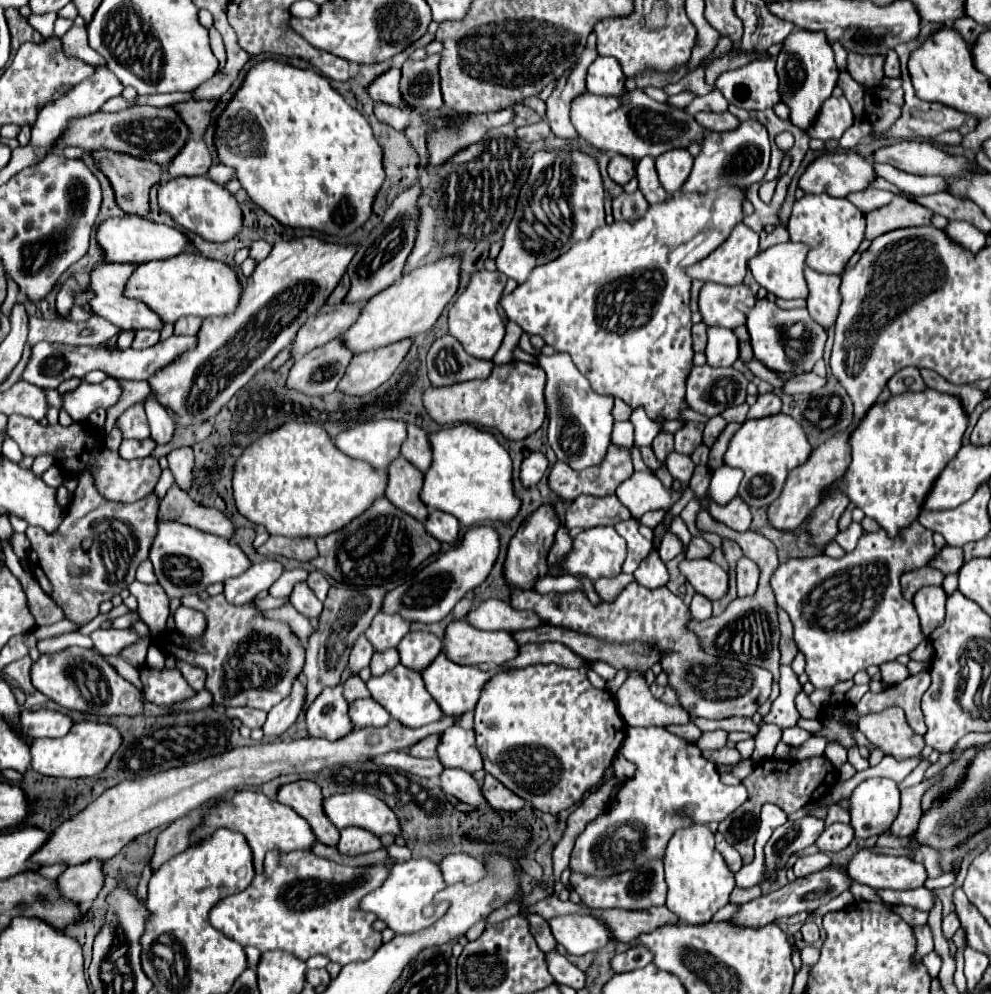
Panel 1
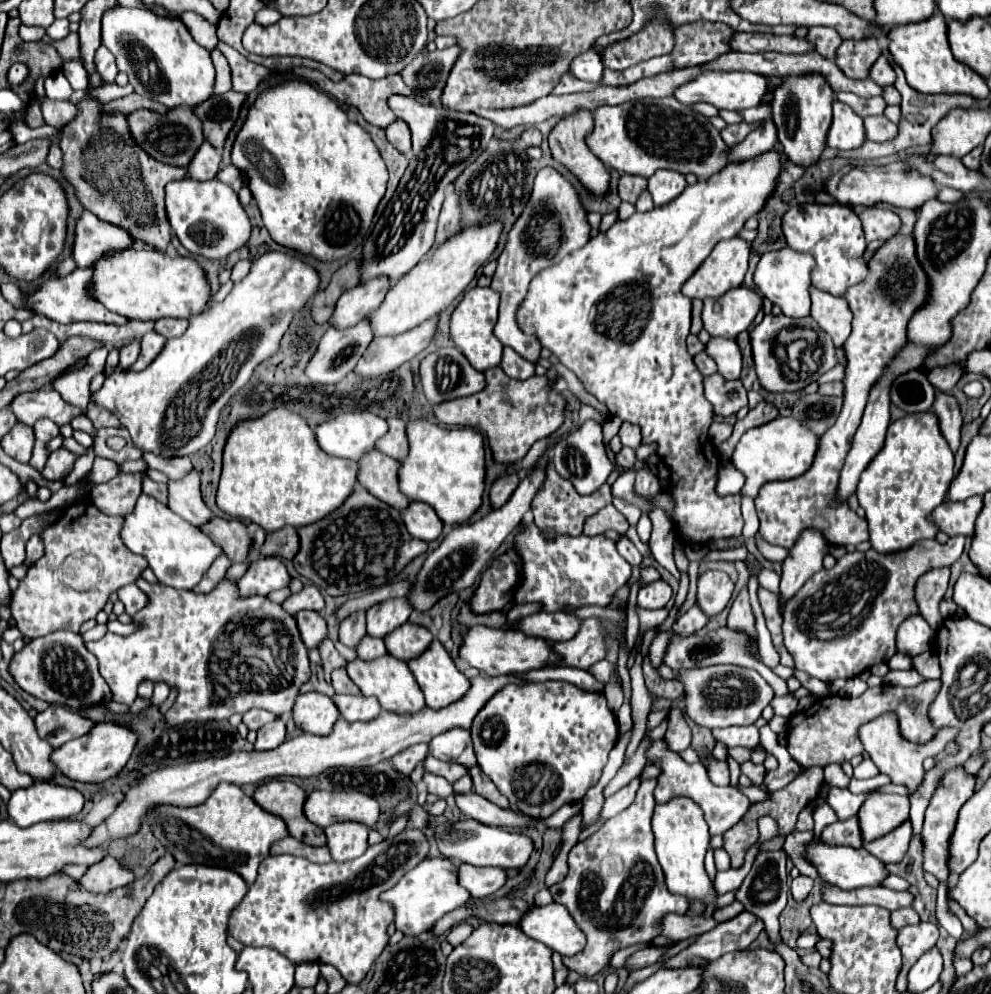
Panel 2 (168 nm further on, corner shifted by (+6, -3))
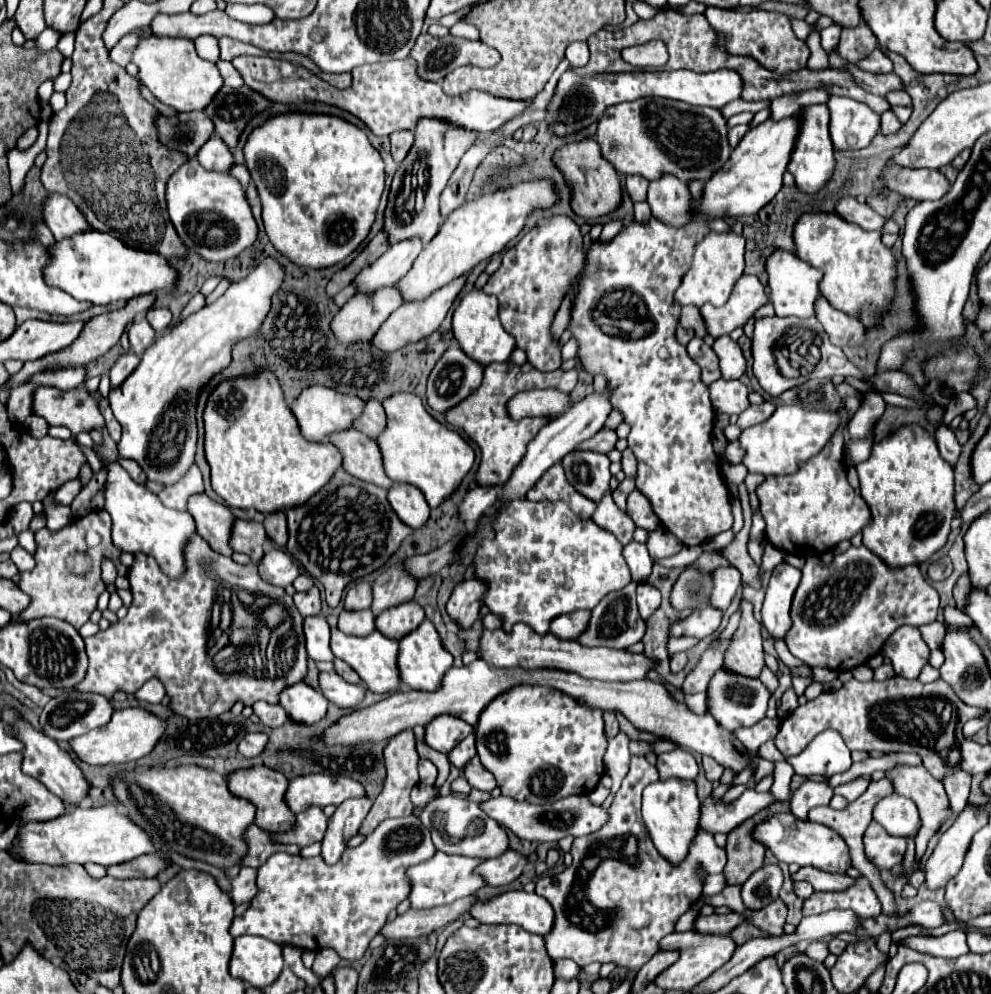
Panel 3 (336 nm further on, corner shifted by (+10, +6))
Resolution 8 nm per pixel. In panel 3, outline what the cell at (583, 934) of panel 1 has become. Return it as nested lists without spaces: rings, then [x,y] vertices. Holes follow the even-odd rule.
[[[506,891],[470,909],[470,917],[480,923],[514,923],[530,933],[546,935],[554,925],[554,911],[544,897],[526,891]]]

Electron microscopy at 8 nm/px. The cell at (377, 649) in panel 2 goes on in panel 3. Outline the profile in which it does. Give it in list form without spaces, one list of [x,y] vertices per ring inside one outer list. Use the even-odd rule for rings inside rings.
[[[342,609],[342,613],[338,615],[338,629],[354,637],[366,637],[376,629],[374,615],[370,609],[362,609],[362,611]]]

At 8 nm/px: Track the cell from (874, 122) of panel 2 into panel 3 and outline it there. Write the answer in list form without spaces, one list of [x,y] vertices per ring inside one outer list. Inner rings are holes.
[[[882,113],[882,129],[880,129],[880,133],[890,135],[890,133],[896,133],[900,127],[902,127],[902,123],[898,121],[898,117],[894,113]]]

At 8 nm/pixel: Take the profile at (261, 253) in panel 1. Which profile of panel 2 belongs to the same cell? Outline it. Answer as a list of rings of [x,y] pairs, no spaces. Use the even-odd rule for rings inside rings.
[[[238,260],[238,264],[232,268],[232,280],[240,282],[250,272],[250,266],[252,266],[250,260]]]

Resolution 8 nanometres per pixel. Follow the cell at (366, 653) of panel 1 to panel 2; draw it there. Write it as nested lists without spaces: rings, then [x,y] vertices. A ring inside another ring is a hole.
[[[364,612],[352,614],[352,618],[346,618],[346,622],[340,624],[340,642],[348,648],[356,648],[360,640],[366,636],[366,618]]]

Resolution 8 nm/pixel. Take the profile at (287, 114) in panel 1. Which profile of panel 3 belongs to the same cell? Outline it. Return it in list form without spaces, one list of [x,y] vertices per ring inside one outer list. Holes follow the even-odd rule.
[[[276,115],[250,133],[244,157],[258,187],[268,239],[294,265],[310,269],[332,267],[344,261],[368,237],[384,191],[384,161],[356,125],[332,115]]]

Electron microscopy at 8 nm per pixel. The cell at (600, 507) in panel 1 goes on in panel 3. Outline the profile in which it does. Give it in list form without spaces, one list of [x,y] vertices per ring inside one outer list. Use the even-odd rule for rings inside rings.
[[[608,493],[596,507],[594,515],[592,515],[592,521],[596,525],[600,525],[602,529],[610,531],[612,535],[616,535],[616,539],[622,543],[622,545],[628,545],[632,541],[632,535],[634,535],[634,521],[630,521],[630,517],[620,511],[612,499],[612,495]]]

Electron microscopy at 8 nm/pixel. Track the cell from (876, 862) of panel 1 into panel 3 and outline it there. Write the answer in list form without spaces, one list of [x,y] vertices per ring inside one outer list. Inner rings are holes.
[[[770,813],[752,831],[752,837],[774,853],[778,863],[798,863],[800,867],[812,865],[830,873],[846,873],[850,867],[850,855],[842,837],[826,825],[800,821],[792,813]]]

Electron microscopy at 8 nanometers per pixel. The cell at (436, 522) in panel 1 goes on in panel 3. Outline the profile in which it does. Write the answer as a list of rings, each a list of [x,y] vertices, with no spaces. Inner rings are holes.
[[[394,483],[388,489],[388,501],[396,515],[412,529],[422,527],[430,517],[430,507],[426,499],[410,483]]]

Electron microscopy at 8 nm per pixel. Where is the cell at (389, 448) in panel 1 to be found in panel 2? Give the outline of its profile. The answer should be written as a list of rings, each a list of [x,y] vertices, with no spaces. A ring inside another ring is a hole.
[[[354,412],[332,418],[316,428],[320,448],[338,458],[360,460],[376,448],[376,442],[388,432],[388,422],[370,412]]]

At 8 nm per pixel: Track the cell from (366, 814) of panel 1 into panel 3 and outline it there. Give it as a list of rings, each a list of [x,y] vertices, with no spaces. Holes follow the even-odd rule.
[[[312,773],[312,775],[300,775],[300,777],[292,777],[288,783],[288,791],[286,791],[286,803],[290,807],[292,813],[300,813],[302,809],[308,809],[312,805],[340,805],[346,799],[352,797],[364,797],[364,789],[358,781],[350,781],[348,777],[332,777],[332,775],[324,775],[324,773]]]

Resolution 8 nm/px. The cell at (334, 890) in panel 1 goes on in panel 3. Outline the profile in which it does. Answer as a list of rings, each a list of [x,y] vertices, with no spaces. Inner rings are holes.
[[[402,817],[402,819],[386,819],[382,821],[358,847],[346,849],[342,859],[336,865],[326,865],[322,857],[302,859],[300,855],[276,853],[258,869],[258,895],[252,899],[248,911],[240,917],[234,917],[230,927],[232,937],[240,935],[260,935],[278,945],[294,945],[300,949],[324,949],[332,947],[342,959],[356,961],[360,959],[372,937],[382,929],[386,917],[392,909],[402,903],[410,893],[410,879],[406,869],[410,865],[422,863],[436,853],[436,847],[430,839],[430,831],[424,829],[418,817]]]

